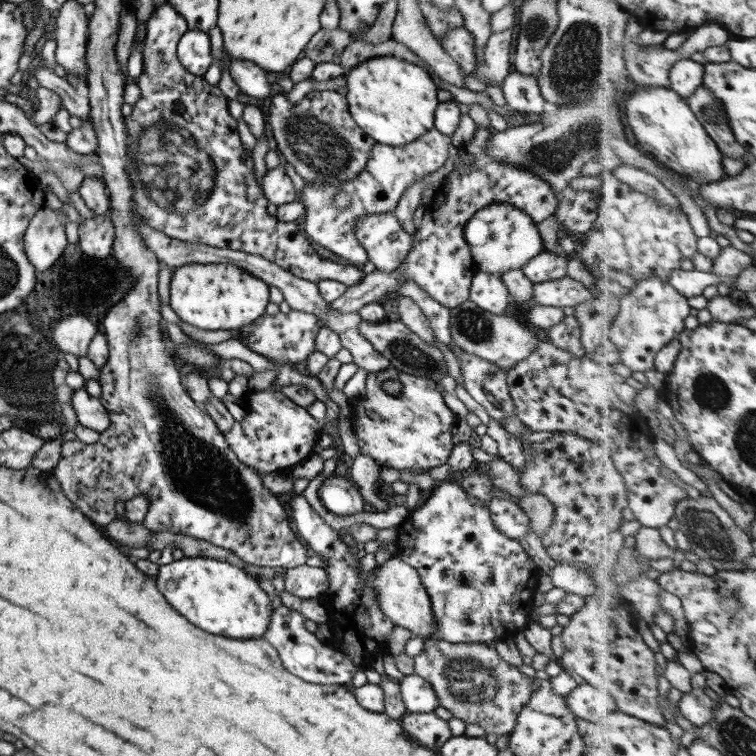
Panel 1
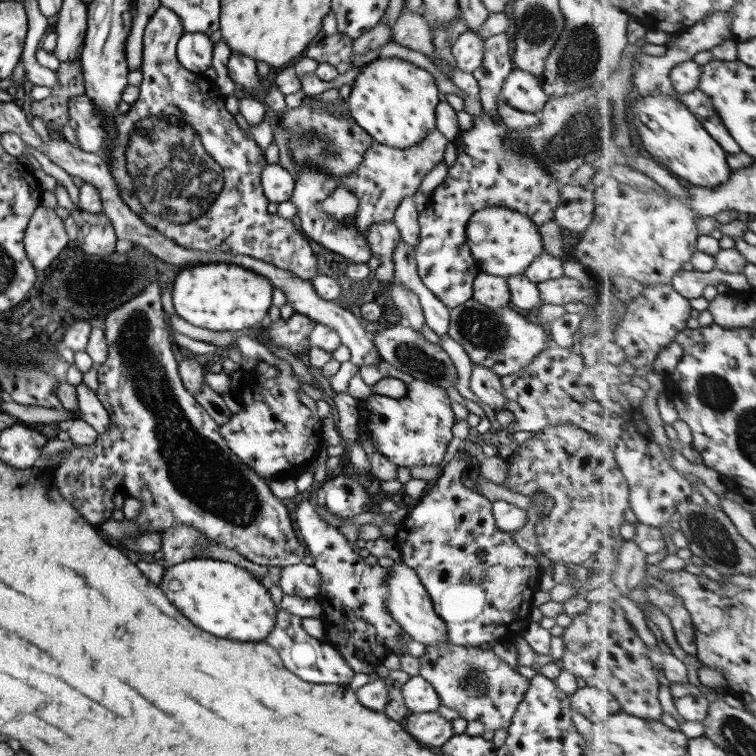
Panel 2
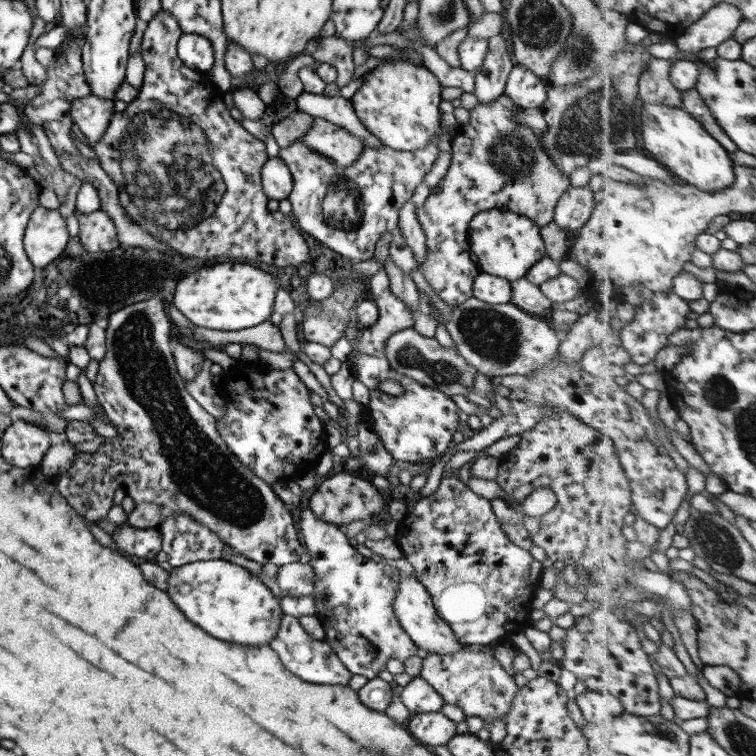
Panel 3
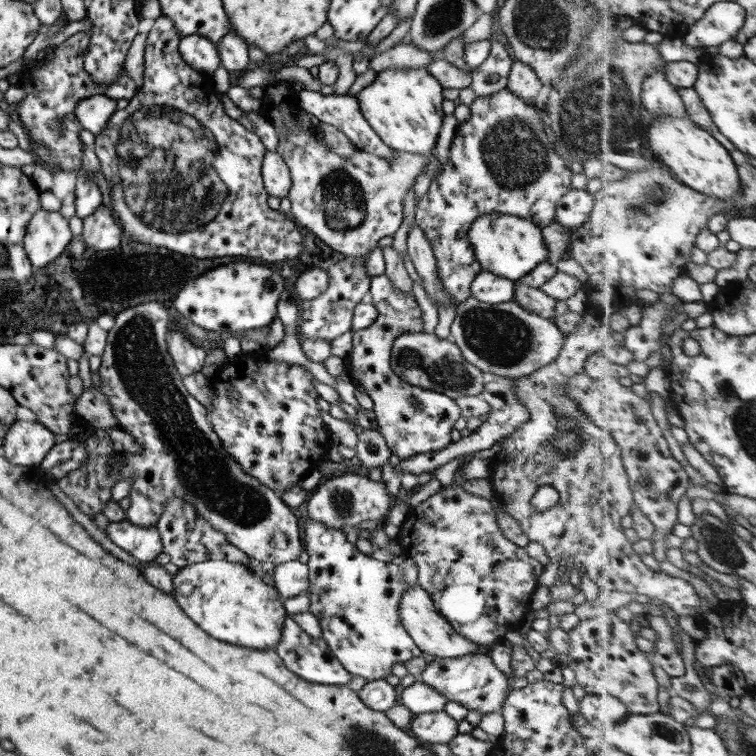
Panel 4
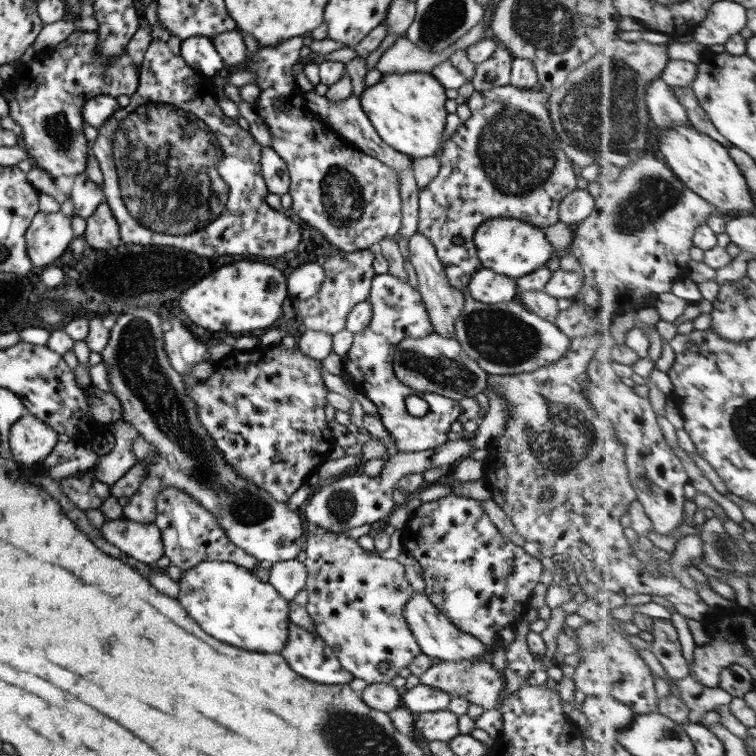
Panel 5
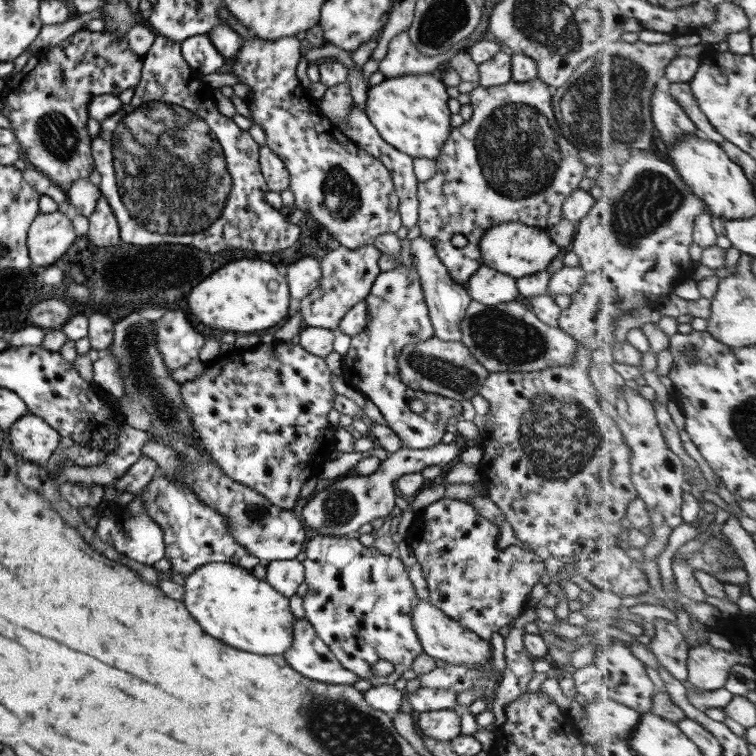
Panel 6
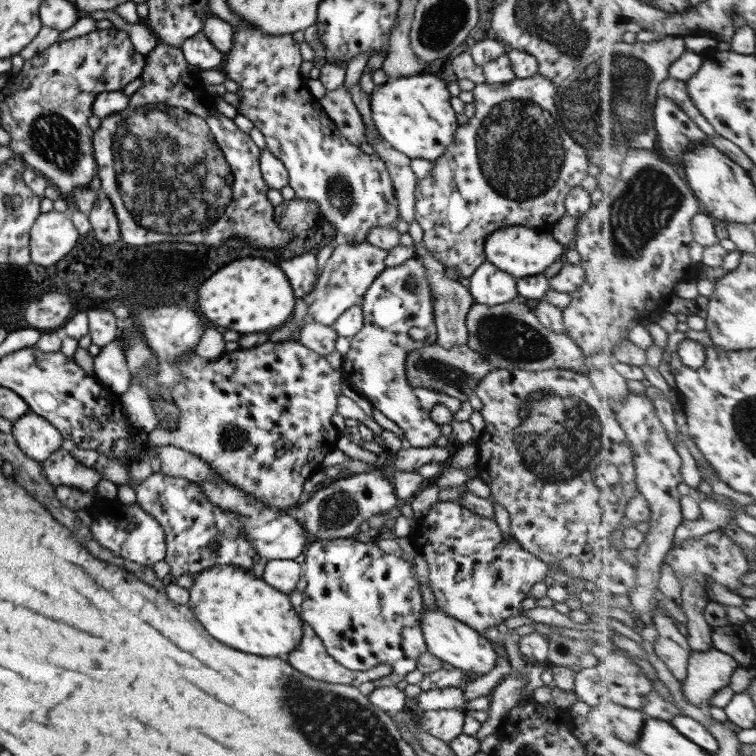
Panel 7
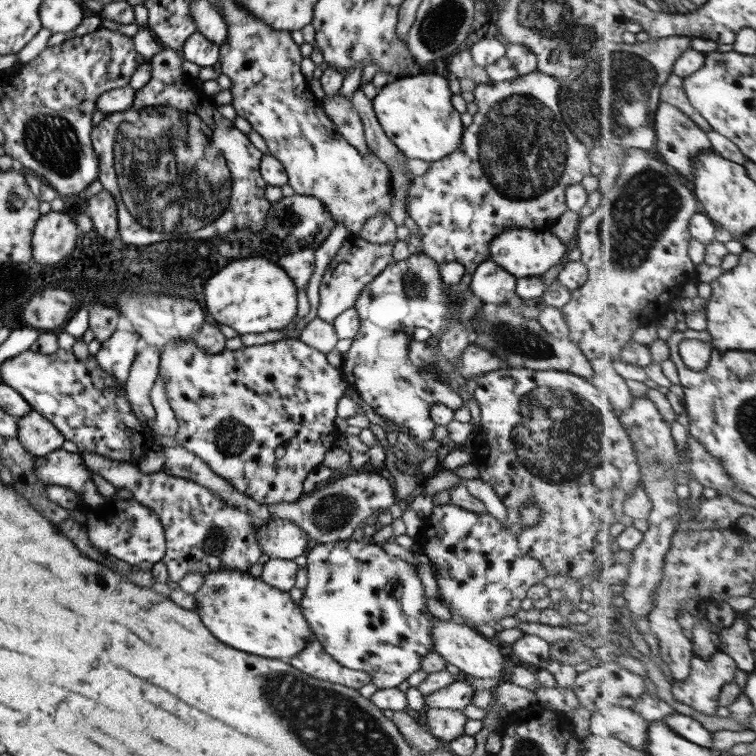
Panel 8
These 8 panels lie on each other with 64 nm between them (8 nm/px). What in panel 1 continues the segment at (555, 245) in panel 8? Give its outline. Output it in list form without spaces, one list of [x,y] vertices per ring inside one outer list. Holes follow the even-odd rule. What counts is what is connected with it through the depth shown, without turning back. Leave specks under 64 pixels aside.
[[[494,203],[478,210],[467,222],[464,237],[479,270],[495,276],[518,270],[543,252],[537,224],[528,214],[507,203]]]

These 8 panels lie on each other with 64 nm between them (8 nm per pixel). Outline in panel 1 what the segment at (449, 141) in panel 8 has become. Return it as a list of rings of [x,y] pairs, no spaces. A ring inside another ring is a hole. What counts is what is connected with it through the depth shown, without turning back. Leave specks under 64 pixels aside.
[[[394,55],[372,57],[349,70],[345,86],[349,113],[356,124],[380,144],[402,146],[435,128],[439,89],[428,72],[416,64]]]

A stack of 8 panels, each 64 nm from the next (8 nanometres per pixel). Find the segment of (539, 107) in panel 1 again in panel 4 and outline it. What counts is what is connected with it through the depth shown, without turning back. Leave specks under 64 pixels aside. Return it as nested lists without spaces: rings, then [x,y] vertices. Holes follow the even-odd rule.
[[[514,60],[511,64],[508,80],[507,87],[512,93],[535,104],[543,84],[529,64]]]

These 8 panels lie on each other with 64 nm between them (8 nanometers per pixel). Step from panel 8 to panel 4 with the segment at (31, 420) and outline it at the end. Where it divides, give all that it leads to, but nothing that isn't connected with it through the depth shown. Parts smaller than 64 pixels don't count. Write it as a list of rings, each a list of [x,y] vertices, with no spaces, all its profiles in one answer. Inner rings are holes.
[[[20,419],[9,426],[2,441],[2,455],[20,466],[40,464],[57,442],[56,434],[42,423]]]

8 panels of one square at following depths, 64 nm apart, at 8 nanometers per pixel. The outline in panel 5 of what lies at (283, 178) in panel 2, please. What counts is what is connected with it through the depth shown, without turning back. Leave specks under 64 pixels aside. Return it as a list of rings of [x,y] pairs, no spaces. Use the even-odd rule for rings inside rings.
[[[272,147],[261,148],[260,165],[269,193],[282,196],[289,192],[291,179],[288,167]]]

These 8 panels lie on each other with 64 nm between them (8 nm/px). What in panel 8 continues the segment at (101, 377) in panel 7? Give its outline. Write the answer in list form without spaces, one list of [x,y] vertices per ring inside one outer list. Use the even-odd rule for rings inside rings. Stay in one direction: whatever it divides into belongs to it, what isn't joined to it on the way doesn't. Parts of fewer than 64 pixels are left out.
[[[117,329],[105,343],[101,344],[101,349],[95,356],[97,363],[103,371],[115,378],[115,383],[119,387],[125,386],[137,347],[141,344],[142,338],[139,332]]]

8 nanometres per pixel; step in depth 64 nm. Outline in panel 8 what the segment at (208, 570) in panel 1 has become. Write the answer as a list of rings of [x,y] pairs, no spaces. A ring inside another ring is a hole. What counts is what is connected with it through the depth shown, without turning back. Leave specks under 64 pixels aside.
[[[231,569],[215,570],[205,575],[202,587],[194,594],[195,611],[204,626],[226,646],[250,652],[264,658],[284,658],[282,662],[298,655],[314,635],[299,603],[294,603],[290,593],[266,584],[249,572]]]

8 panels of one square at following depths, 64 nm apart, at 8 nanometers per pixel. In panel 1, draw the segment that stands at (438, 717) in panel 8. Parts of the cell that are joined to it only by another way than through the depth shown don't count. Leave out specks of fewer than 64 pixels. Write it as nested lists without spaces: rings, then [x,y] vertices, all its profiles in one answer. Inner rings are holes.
[[[435,712],[408,713],[400,720],[403,729],[420,745],[429,748],[440,748],[452,738],[448,721],[438,718]]]

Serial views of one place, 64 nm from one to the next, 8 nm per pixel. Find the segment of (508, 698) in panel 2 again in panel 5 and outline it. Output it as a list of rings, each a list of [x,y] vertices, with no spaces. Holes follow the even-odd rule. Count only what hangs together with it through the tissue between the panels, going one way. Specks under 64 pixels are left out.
[[[489,657],[482,660],[443,661],[440,664],[432,664],[420,677],[420,683],[434,689],[440,689],[453,697],[465,696],[470,704],[482,706],[484,711],[494,710],[500,707],[503,698],[503,690],[506,688],[502,671],[491,664]]]

